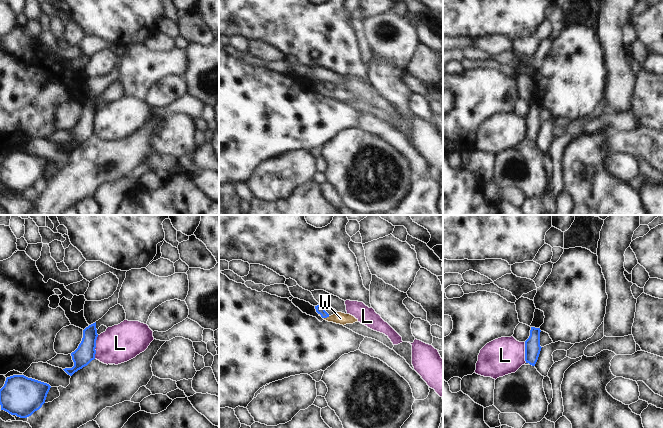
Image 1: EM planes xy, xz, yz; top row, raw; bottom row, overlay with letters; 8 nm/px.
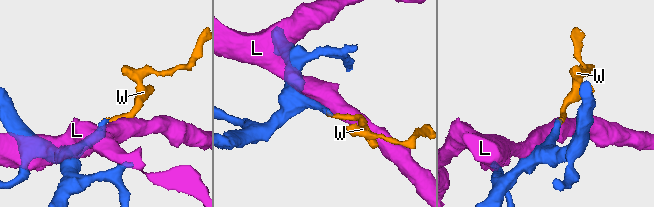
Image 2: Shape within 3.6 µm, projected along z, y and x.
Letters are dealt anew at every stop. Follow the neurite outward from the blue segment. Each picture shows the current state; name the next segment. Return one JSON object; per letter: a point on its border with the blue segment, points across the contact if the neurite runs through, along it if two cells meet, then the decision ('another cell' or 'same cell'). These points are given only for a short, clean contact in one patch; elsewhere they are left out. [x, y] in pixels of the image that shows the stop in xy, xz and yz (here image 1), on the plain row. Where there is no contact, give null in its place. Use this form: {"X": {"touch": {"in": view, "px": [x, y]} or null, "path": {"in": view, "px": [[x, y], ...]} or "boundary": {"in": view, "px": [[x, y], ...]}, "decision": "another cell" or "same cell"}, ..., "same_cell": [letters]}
{"L": {"touch": {"in": "xy", "px": [95, 123]}, "decision": "another cell"}, "W": {"touch": {"in": "xz", "px": [326, 93]}, "path": {"in": "xz", "px": [[319, 84], [326, 93], [340, 94]]}, "decision": "same cell"}, "same_cell": ["W"]}

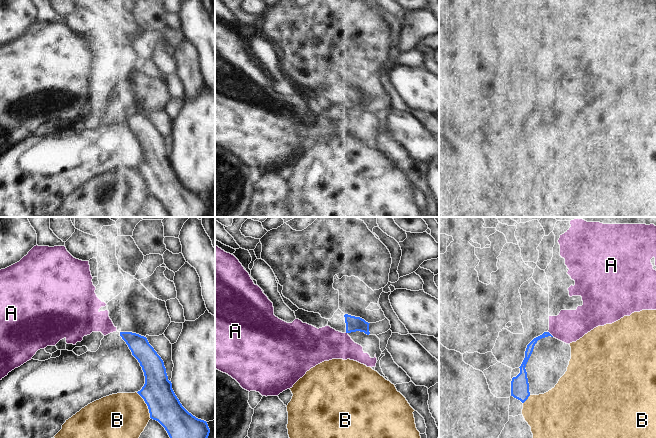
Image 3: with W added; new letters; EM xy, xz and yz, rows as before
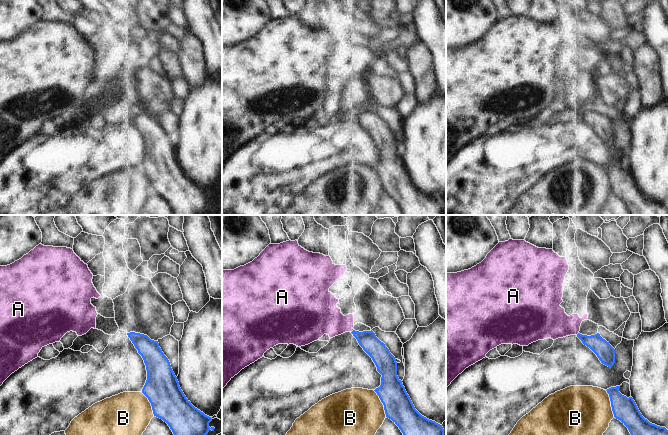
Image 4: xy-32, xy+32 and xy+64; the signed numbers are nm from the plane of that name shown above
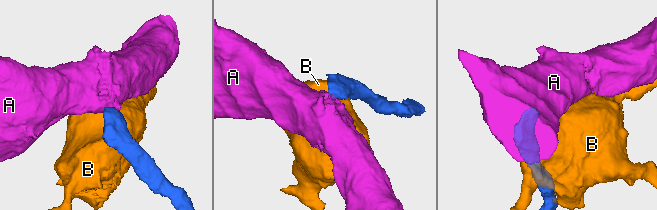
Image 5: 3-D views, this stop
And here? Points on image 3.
{"A": {"touch": {"in": "yz", "px": [550, 110]}, "decision": "same cell"}, "B": {"touch": {"in": "xy", "px": [147, 181]}, "boundary": {"in": "xy", "px": [[136, 168], [146, 180], [151, 194]]}, "decision": "another cell"}, "same_cell": ["A"]}

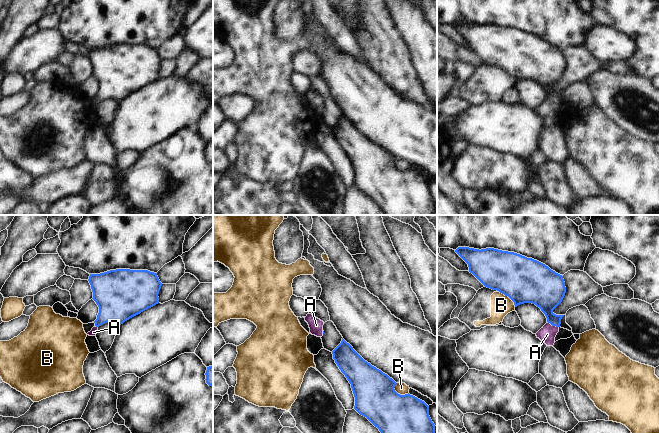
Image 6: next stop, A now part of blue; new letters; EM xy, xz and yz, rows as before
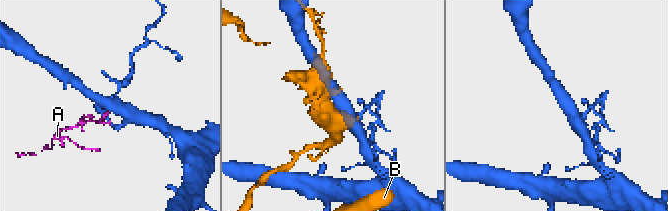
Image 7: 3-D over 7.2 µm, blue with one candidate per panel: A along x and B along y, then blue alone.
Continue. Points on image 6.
{"A": {"touch": {"in": "yz", "px": [553, 101]}, "path": {"in": "yz", "px": [[547, 71], [547, 86], [553, 101], [547, 110]]}, "decision": "same cell"}, "B": {"touch": {"in": "xz", "px": [397, 169]}, "decision": "another cell"}, "same_cell": ["A"]}

